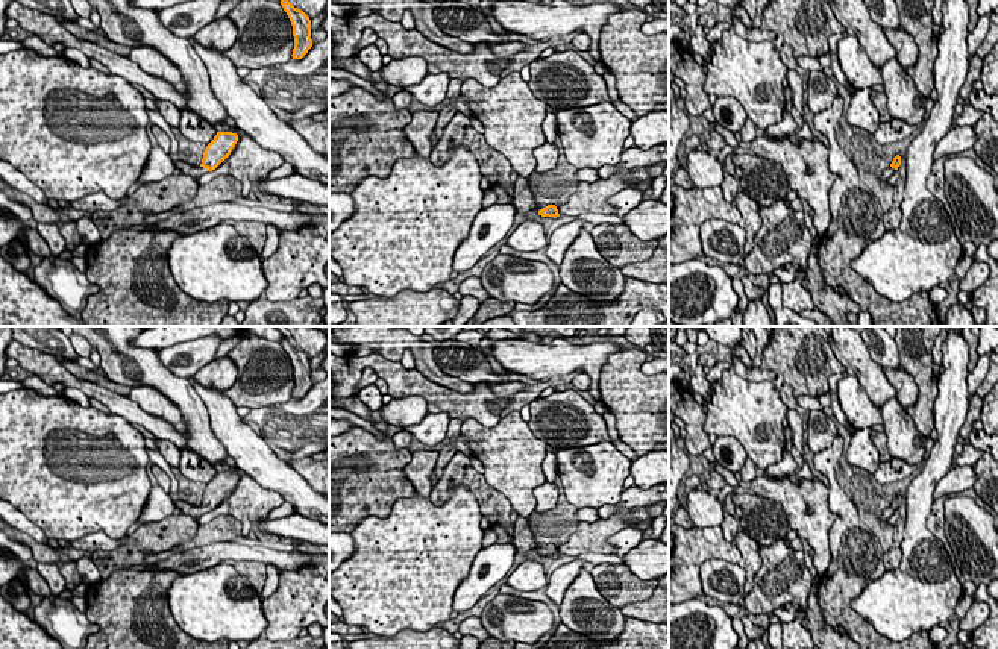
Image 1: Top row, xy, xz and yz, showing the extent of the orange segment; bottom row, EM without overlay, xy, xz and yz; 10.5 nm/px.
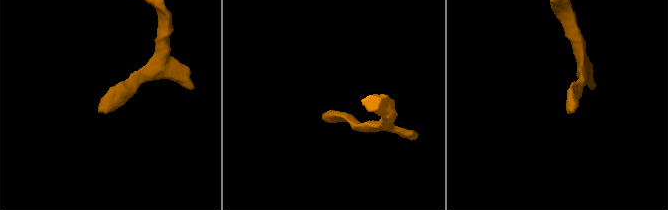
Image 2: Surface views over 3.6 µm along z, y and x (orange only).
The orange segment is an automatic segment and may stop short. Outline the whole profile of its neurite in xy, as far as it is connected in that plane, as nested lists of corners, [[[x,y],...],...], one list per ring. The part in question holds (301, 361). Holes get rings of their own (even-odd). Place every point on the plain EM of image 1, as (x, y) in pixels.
[[[285,335],[281,340],[281,344],[293,365],[294,388],[291,396],[293,399],[302,399],[312,387],[311,359],[303,350],[294,347]]]

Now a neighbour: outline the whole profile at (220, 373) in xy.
[[[223,356],[203,365],[190,381],[226,391],[234,385],[237,375],[235,362],[229,356]]]

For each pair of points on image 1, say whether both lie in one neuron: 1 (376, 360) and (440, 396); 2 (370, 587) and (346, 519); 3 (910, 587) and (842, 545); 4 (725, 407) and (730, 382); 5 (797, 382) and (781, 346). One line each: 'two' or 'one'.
1: one
2: two
3: two
4: one
5: one

